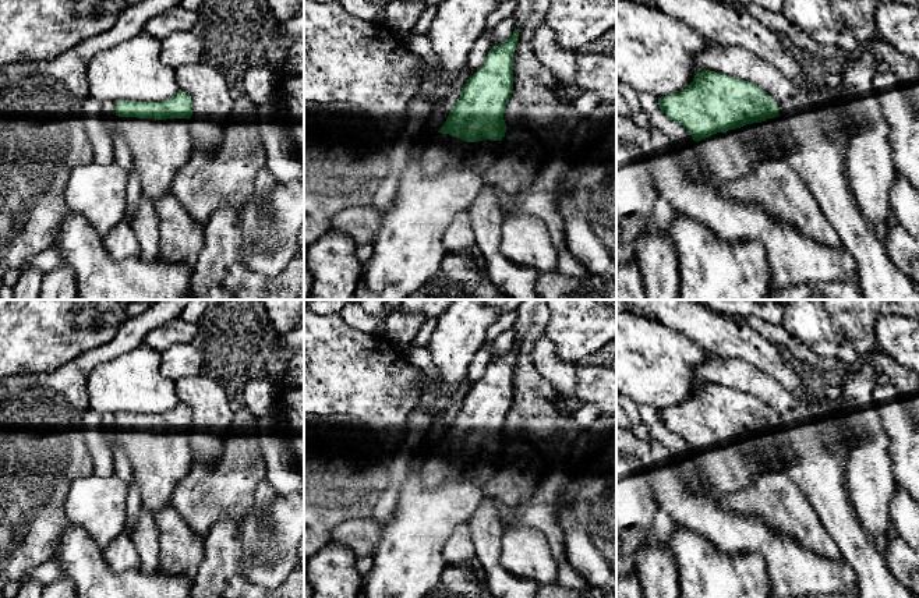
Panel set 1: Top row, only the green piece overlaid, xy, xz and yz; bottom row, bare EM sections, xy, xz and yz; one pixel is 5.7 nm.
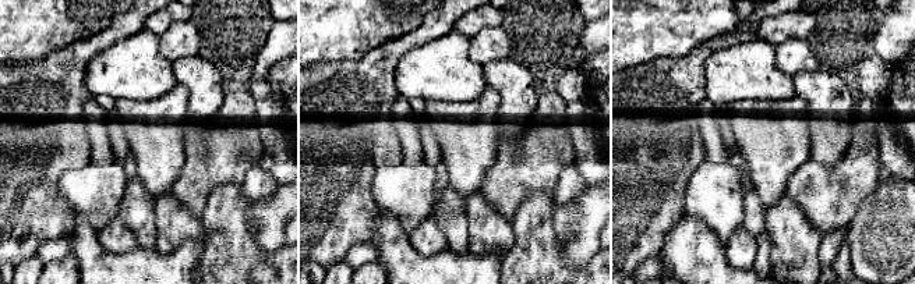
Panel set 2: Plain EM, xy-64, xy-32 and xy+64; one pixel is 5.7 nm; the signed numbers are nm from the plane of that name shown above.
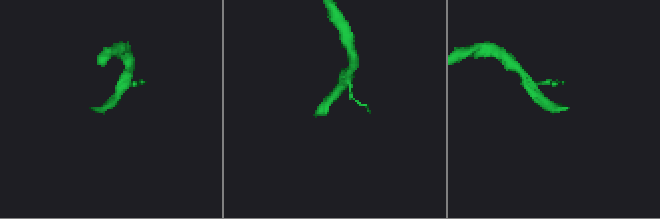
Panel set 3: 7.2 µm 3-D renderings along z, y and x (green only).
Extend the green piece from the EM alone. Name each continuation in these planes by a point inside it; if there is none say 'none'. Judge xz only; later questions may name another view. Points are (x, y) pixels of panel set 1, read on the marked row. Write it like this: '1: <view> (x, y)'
1: xz (442, 152)

